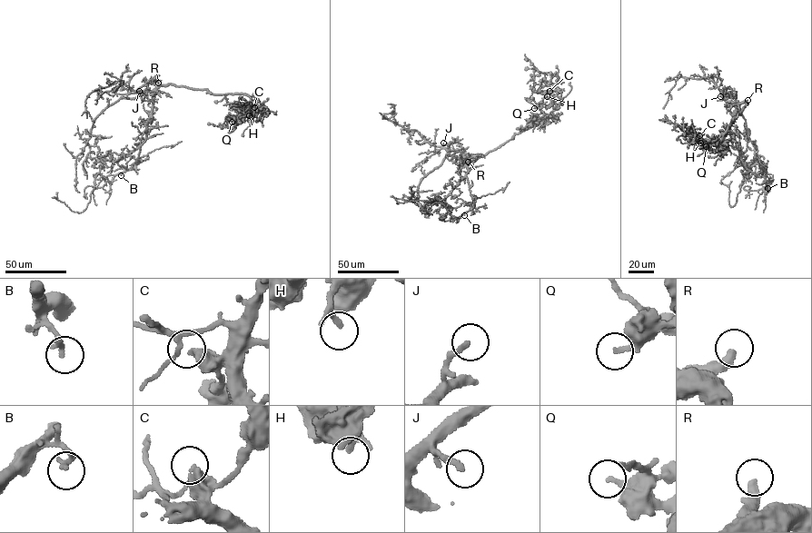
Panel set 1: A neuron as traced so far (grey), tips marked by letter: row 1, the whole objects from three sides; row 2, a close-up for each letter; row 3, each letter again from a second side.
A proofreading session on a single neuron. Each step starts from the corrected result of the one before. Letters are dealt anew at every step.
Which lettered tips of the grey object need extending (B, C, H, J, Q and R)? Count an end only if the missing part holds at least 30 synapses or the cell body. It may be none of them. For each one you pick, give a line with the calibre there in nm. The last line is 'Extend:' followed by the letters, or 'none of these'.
H: 160 nm thick
R: 340 nm thick
Extend: H, R

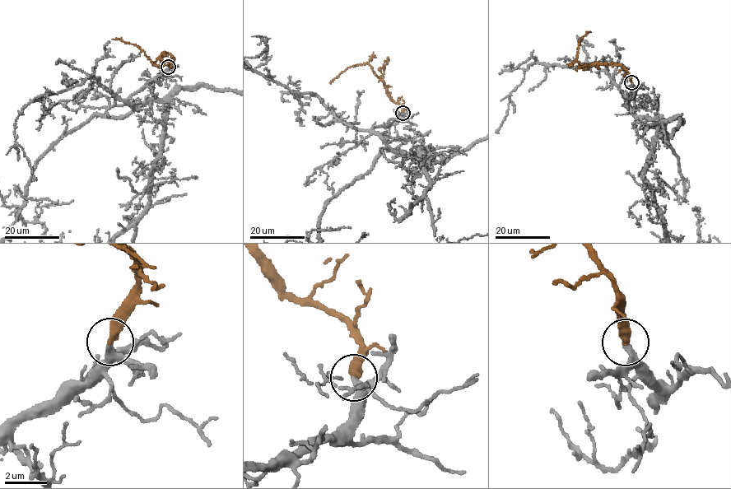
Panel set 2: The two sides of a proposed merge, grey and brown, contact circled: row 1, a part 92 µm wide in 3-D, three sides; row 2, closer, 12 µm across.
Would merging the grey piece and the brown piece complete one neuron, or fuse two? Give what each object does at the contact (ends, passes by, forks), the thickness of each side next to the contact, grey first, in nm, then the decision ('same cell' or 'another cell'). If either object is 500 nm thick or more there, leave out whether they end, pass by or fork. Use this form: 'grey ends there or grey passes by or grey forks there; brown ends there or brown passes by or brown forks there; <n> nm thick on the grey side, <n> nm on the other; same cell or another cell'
grey passes by; brown ends there; 280 nm thick on the grey side, 420 nm on the other; same cell

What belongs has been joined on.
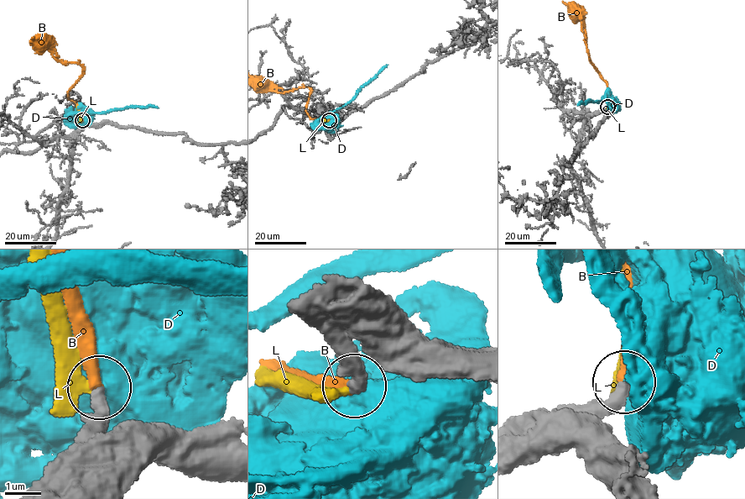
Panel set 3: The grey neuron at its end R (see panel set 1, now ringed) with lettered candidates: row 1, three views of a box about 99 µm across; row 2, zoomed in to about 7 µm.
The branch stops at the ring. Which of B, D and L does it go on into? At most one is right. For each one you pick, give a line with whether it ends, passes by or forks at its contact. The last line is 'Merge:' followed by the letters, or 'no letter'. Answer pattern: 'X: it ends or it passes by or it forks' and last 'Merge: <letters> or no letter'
B: it ends
Merge: B

